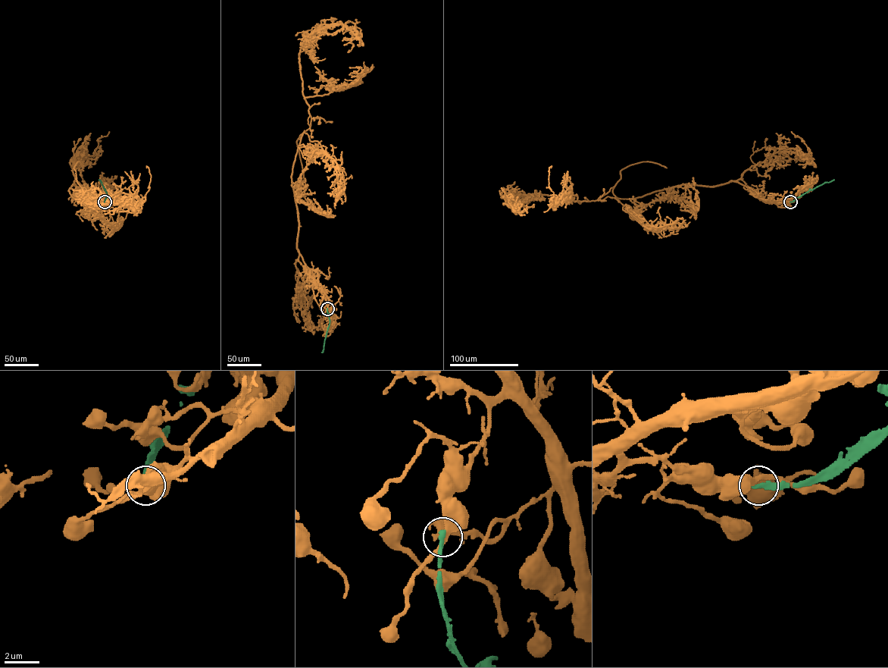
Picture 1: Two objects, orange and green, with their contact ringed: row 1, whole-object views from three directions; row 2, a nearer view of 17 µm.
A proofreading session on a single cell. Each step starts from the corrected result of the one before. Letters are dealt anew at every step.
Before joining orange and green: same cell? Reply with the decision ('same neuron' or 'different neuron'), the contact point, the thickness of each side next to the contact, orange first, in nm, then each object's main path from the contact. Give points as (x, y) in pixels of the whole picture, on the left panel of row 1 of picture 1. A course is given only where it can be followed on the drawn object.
different neuron; at (104, 202); 380 nm thick on the orange side, 280 nm on the other; orange runs (104, 202), (76, 181), (69, 189), (78, 199), (86, 189), (88, 199), (80, 201), (76, 194), (135, 211); green runs (104, 202), (107, 193), (98, 179)

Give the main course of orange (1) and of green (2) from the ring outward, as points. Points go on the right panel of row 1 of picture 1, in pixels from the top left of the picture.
1: (789, 202), (759, 199), (730, 181), (630, 199), (613, 187), (589, 201), (529, 194), (506, 199), (514, 211)
2: (790, 202), (833, 179)

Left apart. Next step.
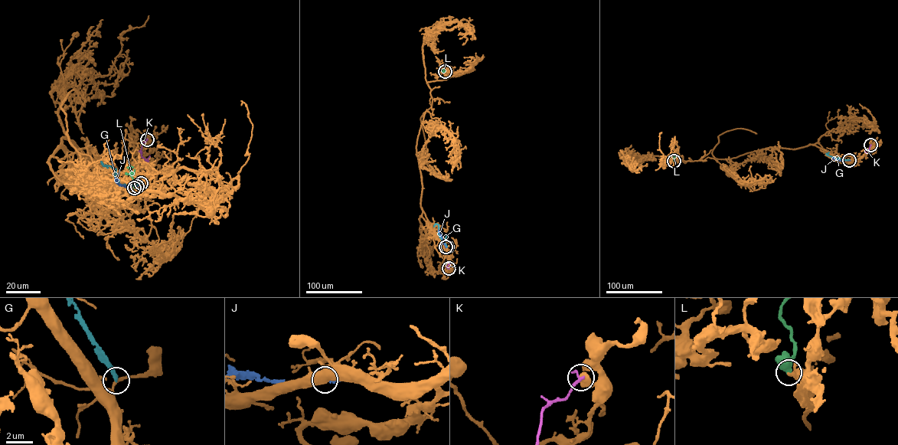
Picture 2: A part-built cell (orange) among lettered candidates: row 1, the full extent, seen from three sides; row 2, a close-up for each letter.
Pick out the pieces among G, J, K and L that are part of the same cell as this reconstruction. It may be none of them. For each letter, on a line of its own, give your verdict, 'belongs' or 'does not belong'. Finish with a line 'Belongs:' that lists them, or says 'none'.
G: does not belong
J: does not belong
K: does not belong
L: belongs
Belongs: L

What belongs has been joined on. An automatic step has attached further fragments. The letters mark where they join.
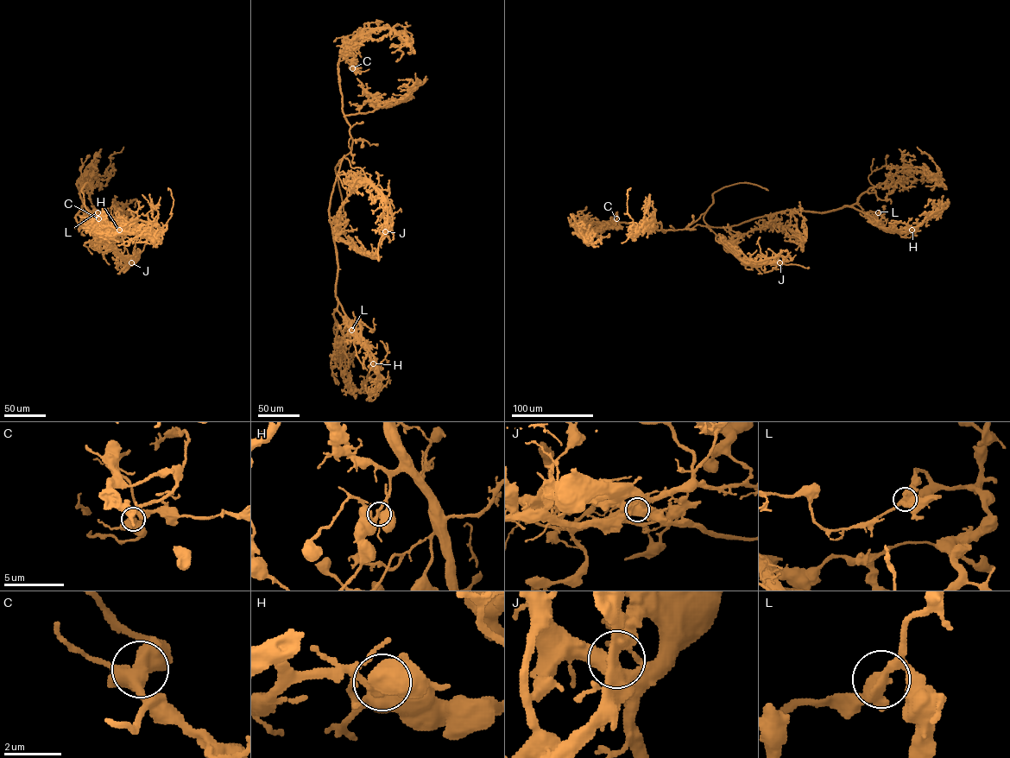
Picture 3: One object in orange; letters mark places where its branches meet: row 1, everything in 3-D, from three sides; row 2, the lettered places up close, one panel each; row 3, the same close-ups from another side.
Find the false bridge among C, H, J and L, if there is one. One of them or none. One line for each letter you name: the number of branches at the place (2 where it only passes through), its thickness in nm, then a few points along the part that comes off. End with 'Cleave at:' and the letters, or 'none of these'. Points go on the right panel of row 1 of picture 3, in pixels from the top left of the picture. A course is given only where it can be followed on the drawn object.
J: 4 | 550 nm | (779, 262), (748, 264), (743, 262), (729, 248), (736, 240)
Cleave at: J

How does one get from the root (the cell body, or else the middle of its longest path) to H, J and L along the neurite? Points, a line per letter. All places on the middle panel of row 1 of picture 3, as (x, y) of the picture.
H: (407, 37), (366, 28), (337, 66), (352, 145), (329, 208), (336, 296), (359, 325), (373, 363)
J: (407, 37), (389, 28), (366, 28), (345, 48), (337, 66), (352, 140), (344, 156), (385, 200), (385, 232)
L: (407, 37), (366, 28), (337, 66), (352, 145), (329, 217), (336, 296), (351, 330)

